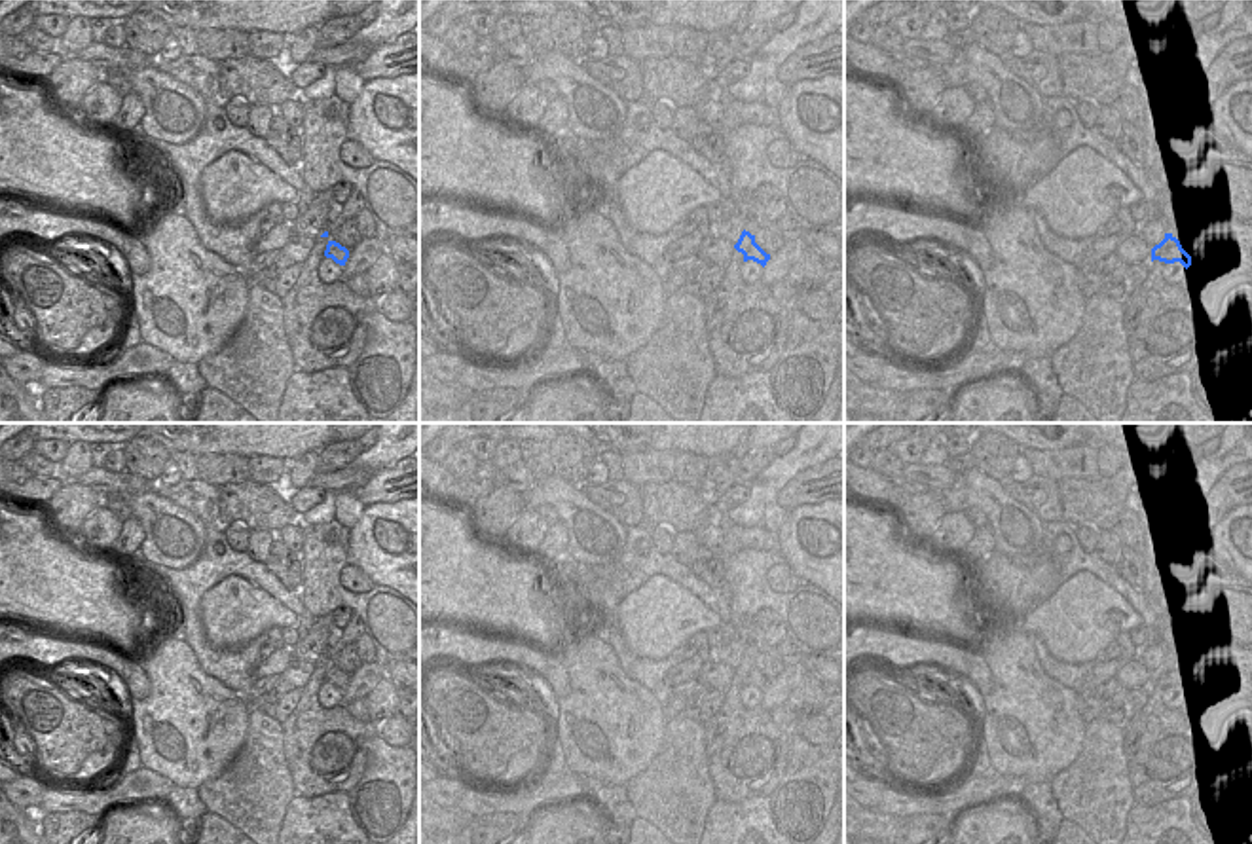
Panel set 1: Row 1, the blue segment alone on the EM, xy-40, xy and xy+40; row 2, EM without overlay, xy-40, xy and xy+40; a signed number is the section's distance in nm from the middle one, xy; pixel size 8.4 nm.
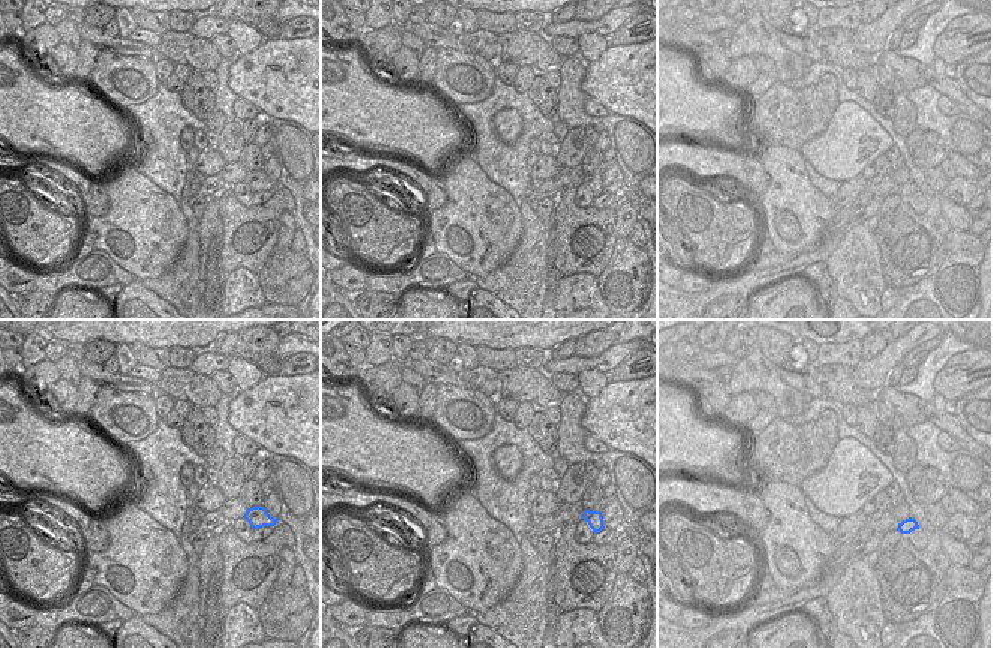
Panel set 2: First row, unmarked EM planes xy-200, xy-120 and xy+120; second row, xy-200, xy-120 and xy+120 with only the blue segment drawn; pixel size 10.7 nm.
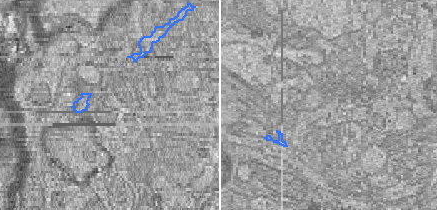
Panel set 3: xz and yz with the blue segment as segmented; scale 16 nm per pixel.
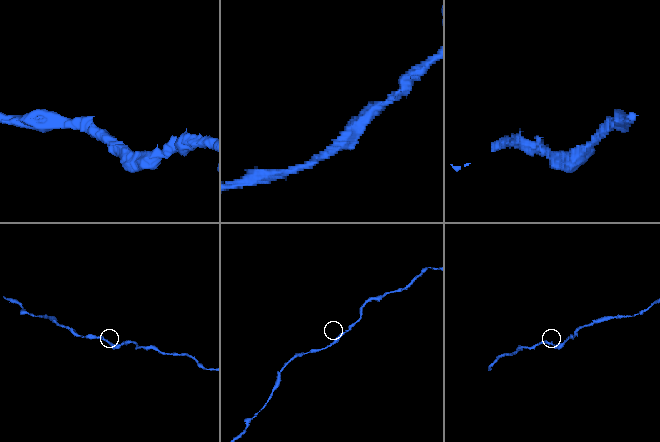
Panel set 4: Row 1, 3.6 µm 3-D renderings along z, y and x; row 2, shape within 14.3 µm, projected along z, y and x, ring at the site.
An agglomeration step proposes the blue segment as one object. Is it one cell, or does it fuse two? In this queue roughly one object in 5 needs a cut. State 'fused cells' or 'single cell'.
single cell

